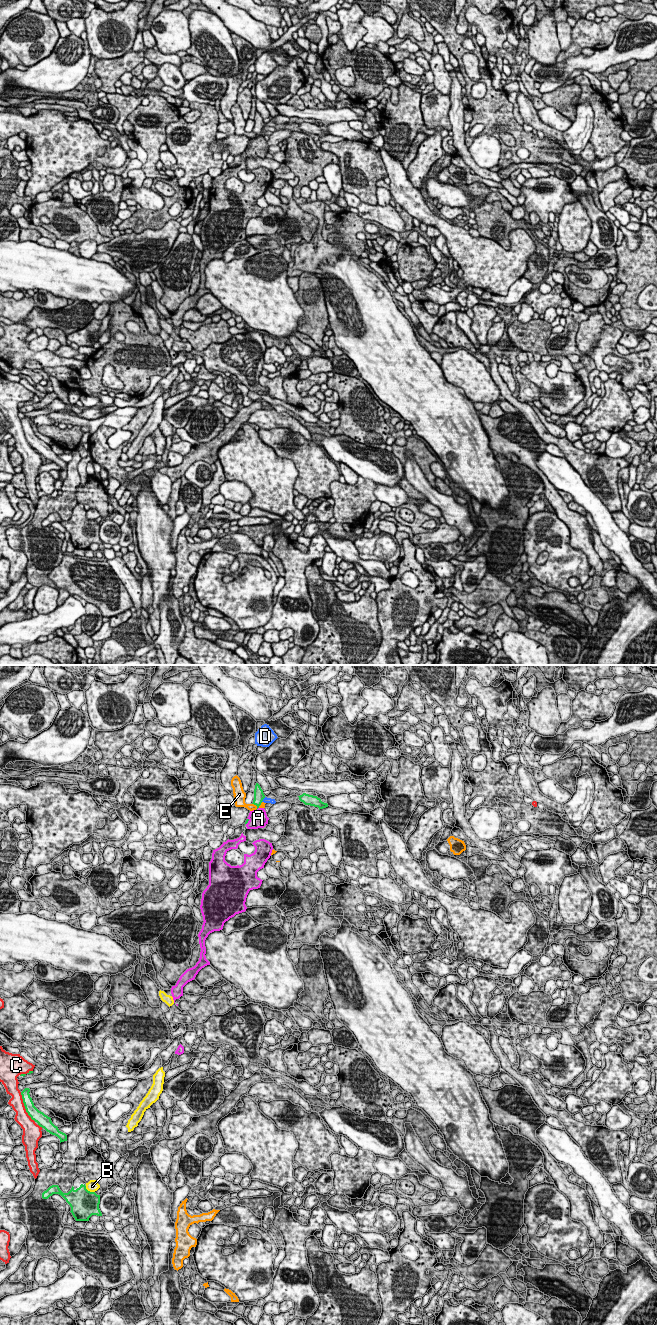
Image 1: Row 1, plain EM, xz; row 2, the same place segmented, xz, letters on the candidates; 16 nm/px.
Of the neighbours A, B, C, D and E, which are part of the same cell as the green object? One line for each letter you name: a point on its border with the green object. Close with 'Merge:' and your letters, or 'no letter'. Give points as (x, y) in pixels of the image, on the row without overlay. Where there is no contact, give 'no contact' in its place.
Merge: no letter

